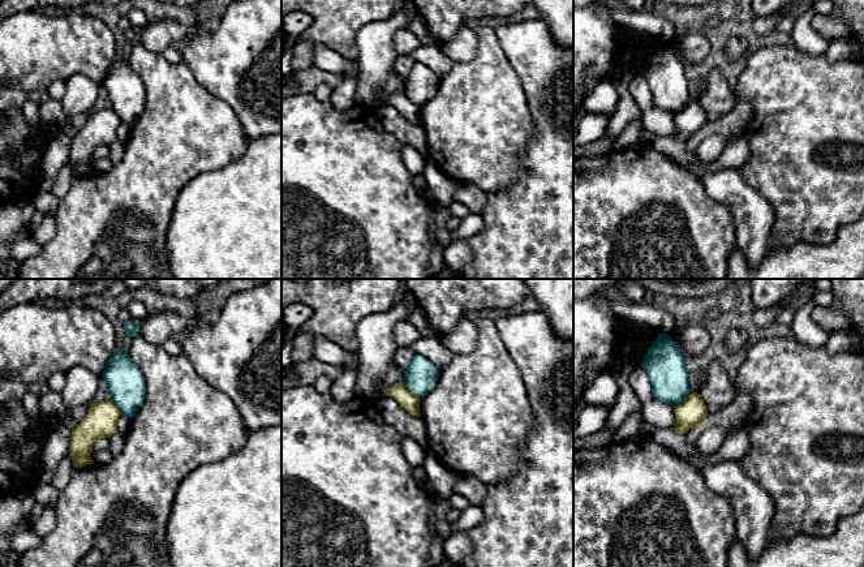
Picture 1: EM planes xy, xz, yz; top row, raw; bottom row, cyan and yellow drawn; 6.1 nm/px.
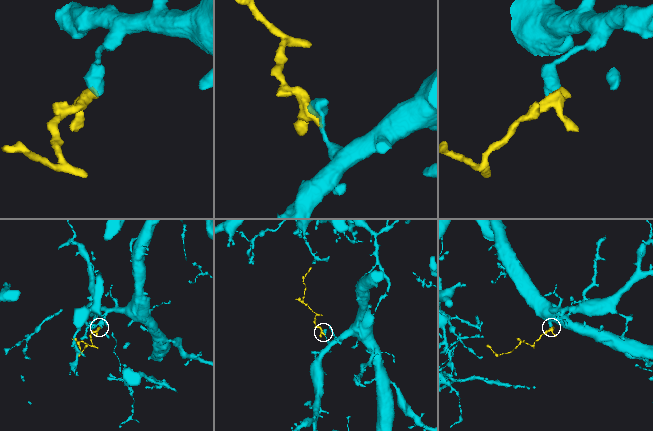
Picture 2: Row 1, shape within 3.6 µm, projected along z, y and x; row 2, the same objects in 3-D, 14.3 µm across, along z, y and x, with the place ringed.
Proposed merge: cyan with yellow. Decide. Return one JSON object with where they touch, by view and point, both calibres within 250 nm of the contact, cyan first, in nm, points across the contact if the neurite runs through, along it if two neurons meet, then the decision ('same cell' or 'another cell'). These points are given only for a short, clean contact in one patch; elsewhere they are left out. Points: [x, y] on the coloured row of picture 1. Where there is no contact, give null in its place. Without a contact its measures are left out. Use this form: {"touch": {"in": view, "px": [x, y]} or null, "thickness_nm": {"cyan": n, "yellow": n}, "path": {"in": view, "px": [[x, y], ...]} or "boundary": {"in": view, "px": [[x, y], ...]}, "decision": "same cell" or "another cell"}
{"touch": {"in": "xz", "px": [411, 391]}, "thickness_nm": {"cyan": 200, "yellow": 110}, "boundary": {"in": "xz", "px": [[403, 381], [420, 398]]}, "decision": "another cell"}

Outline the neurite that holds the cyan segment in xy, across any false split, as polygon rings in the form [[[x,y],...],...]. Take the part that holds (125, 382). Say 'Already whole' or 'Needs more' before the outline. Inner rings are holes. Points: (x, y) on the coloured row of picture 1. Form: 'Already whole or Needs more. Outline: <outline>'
Already whole. Outline: [[[126,348],[113,353],[102,377],[113,403],[122,414],[132,417],[143,403],[146,383],[142,371],[129,357]]]

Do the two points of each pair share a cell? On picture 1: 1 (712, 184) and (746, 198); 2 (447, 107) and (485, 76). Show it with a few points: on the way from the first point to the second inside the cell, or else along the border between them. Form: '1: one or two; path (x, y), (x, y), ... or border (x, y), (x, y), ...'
1: one; path (720, 185), (727, 187), (738, 196)
2: one; path (456, 104), (476, 85)

